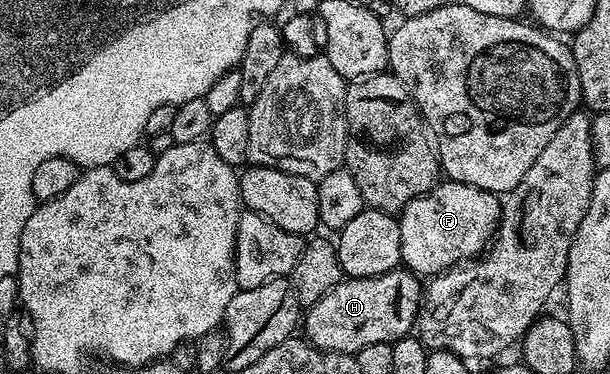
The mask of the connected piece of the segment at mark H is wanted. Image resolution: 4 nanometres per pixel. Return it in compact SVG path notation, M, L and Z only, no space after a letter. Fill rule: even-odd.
M396 269L384 275L364 279L344 278L343 282L329 289L329 293L321 297L321 301L306 308L305 318L301 323L302 334L318 351L342 351L345 355L354 355L356 351L365 349L365 345L392 344L395 340L404 338L410 332L407 331L410 327L412 330L416 326L424 293L424 288L421 283L419 287L418 282L420 280L406 269Z

